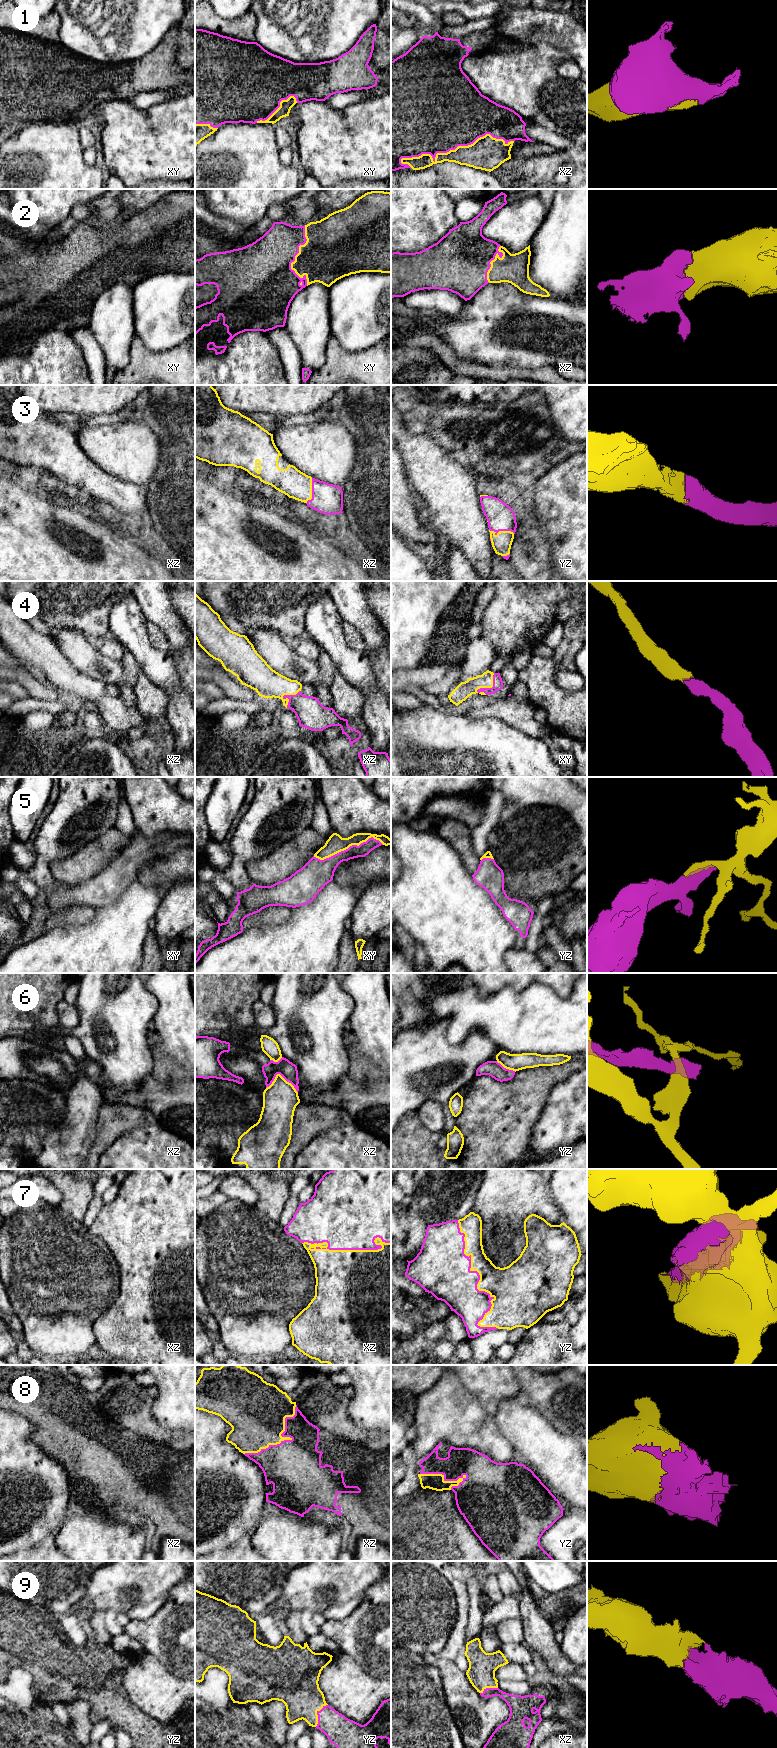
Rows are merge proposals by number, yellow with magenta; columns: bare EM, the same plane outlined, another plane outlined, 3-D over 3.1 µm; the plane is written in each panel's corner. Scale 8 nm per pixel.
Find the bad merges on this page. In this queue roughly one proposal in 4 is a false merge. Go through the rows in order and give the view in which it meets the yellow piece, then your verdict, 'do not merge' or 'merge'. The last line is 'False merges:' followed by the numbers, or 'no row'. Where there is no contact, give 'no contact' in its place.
1: contact in xz; merge
2: contact in xy; merge
3: contact in yz; merge
4: contact in xy; merge
5: contact in xy; merge
6: contact in xz; do not merge
7: contact in yz; merge
8: contact in xz; merge
9: contact in yz; merge
False merges: 6

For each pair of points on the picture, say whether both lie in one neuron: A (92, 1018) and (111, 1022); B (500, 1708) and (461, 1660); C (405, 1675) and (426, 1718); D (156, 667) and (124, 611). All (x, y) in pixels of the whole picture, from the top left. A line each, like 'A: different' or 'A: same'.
A: same
B: different
C: same
D: same

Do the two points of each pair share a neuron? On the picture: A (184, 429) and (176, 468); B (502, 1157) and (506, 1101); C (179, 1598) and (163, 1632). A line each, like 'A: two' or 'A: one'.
A: one
B: one
C: one

